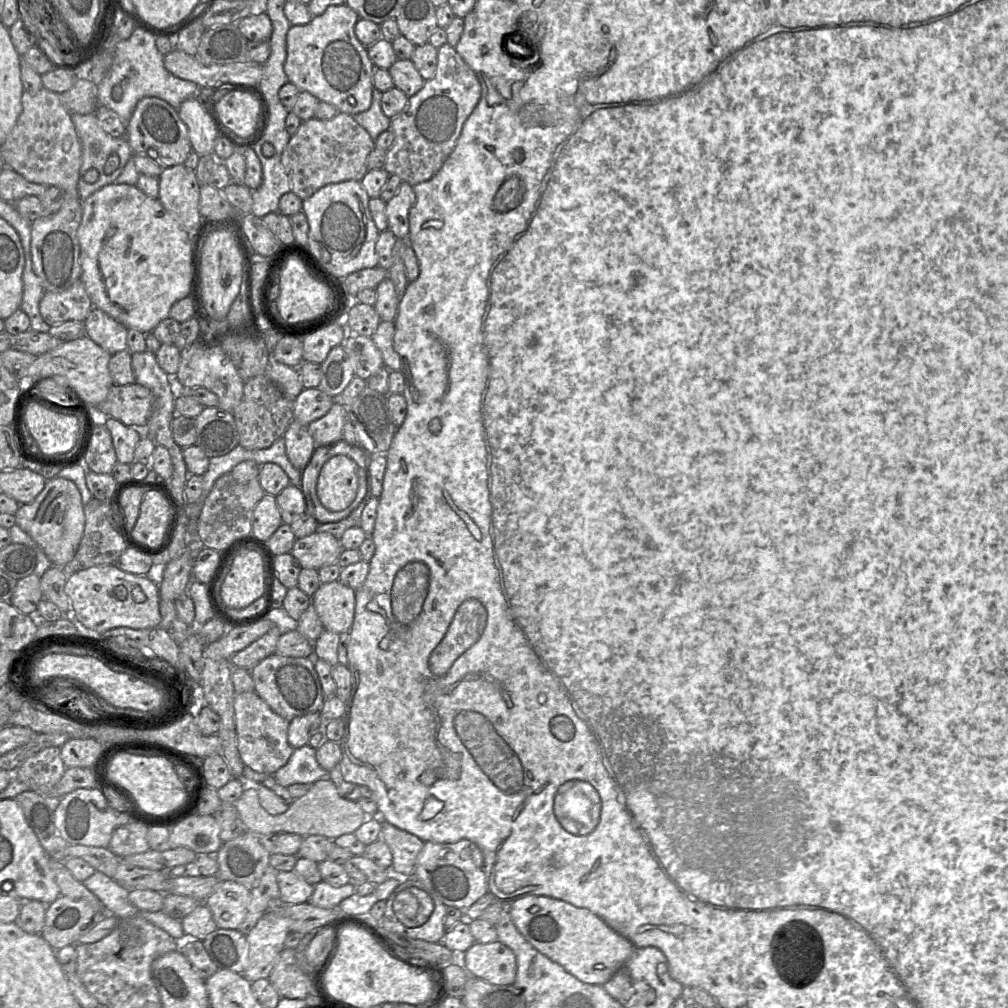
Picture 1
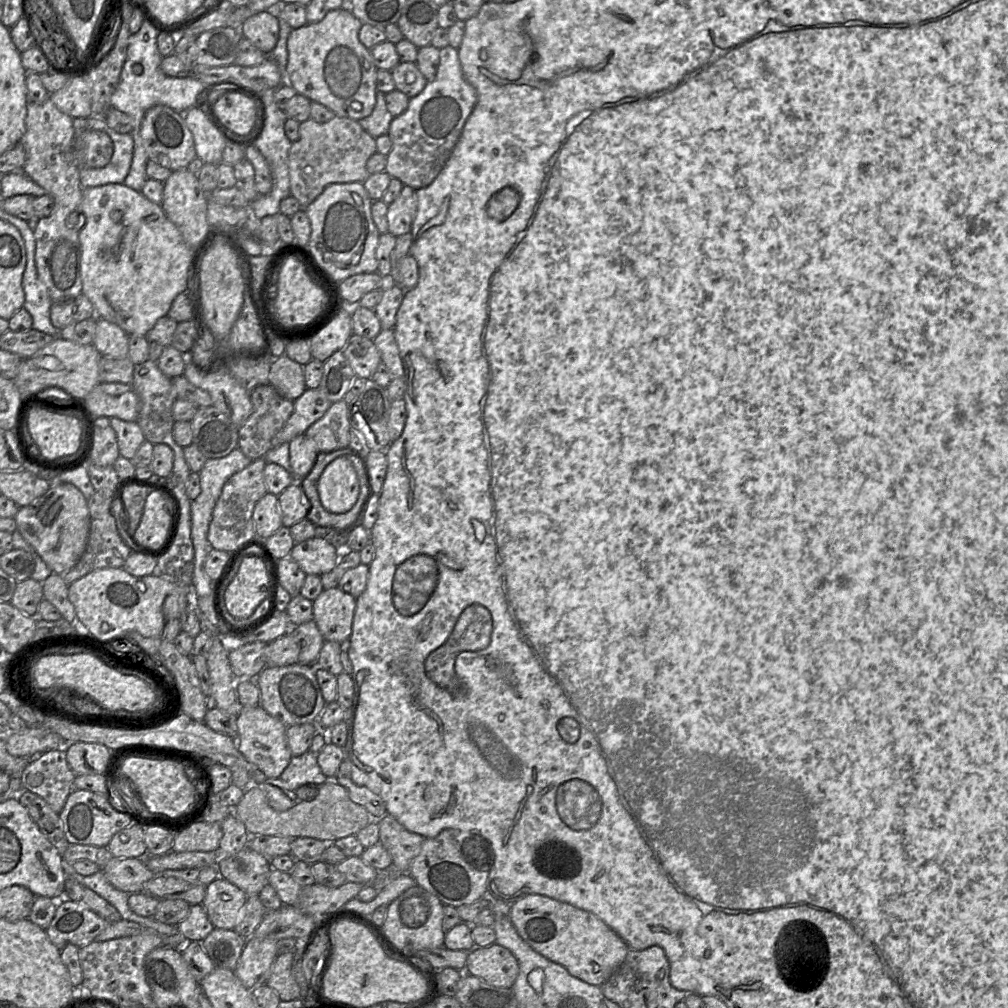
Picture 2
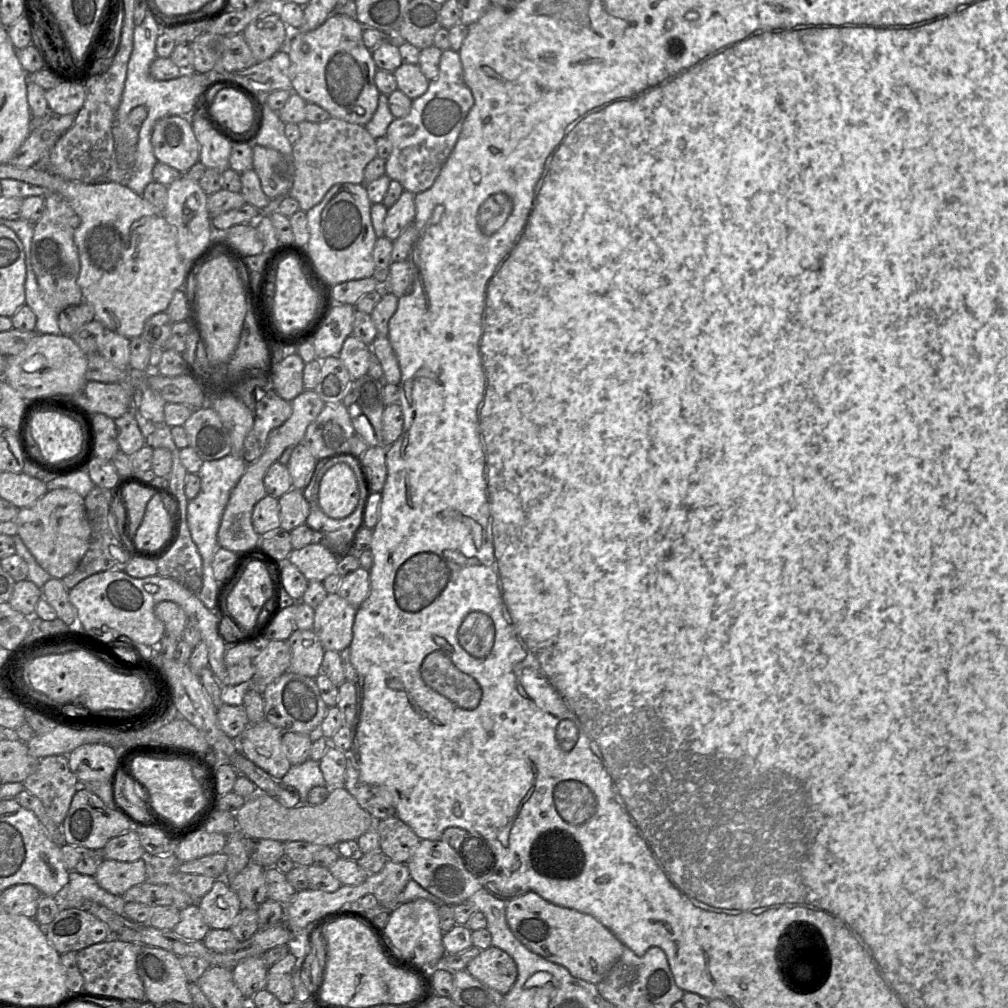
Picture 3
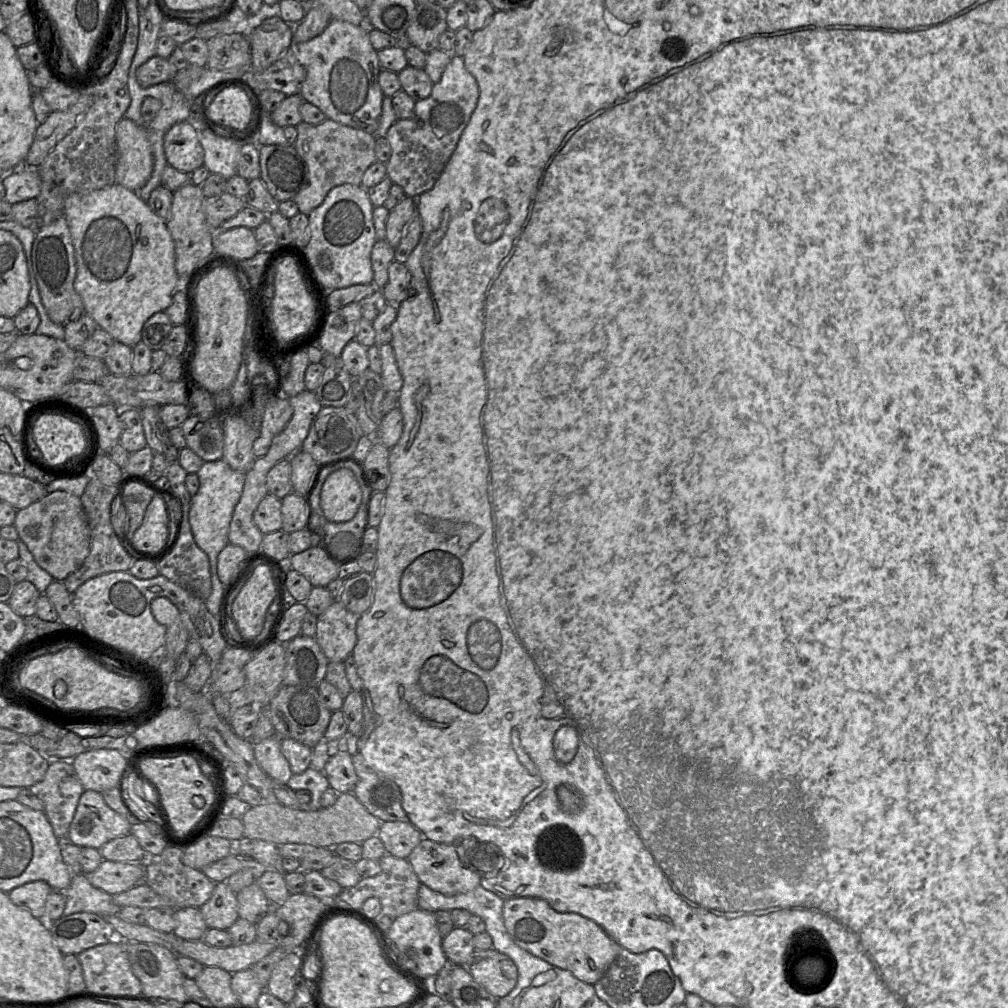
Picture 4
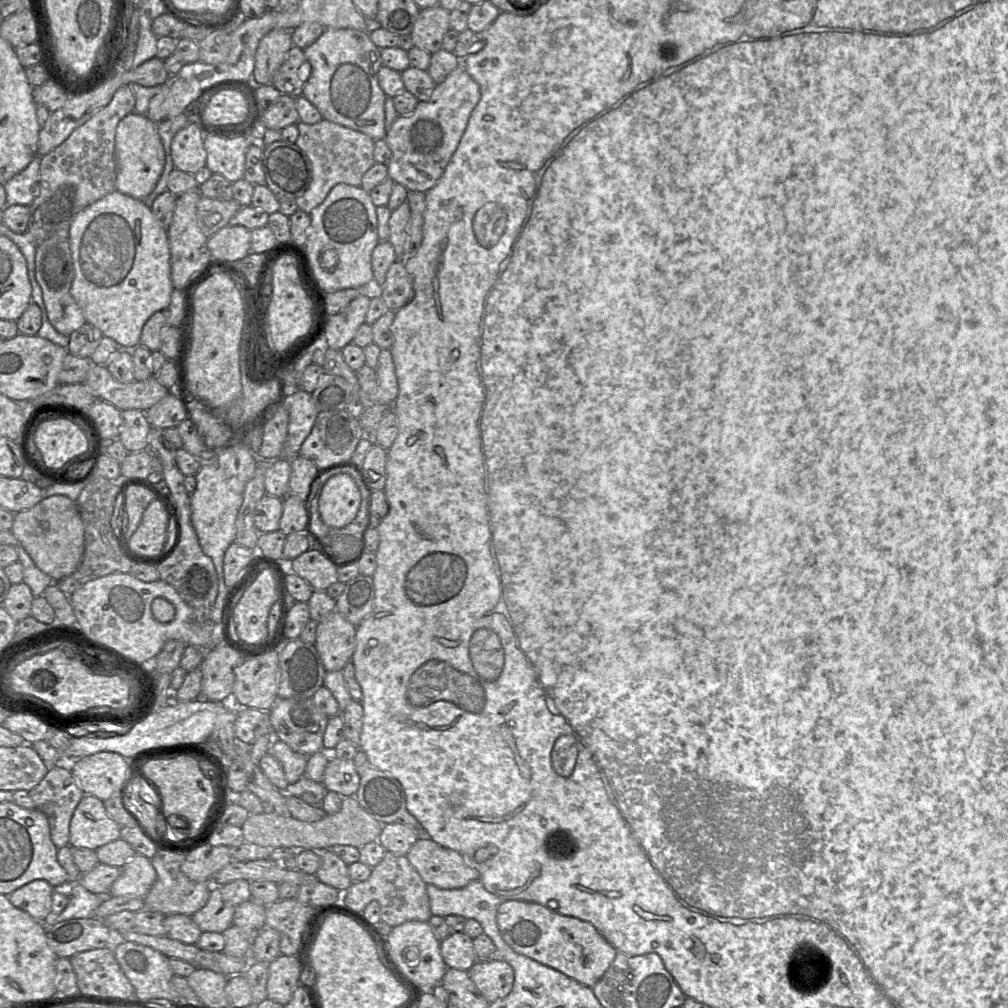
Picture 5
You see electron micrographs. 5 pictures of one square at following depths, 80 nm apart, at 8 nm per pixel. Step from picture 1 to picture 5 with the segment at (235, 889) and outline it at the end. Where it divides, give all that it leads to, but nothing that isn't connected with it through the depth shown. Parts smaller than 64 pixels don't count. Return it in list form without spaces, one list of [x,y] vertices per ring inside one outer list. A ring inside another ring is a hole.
[[[212,886],[205,906],[191,917],[202,932],[223,933],[233,924],[235,907],[223,899],[220,886]]]

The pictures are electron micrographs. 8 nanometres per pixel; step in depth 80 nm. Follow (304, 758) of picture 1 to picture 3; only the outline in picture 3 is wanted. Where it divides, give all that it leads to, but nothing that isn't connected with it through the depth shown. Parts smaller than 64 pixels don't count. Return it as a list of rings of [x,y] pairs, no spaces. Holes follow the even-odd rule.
[[[311,758],[299,765],[292,765],[281,779],[282,785],[290,785],[297,789],[301,805],[309,805],[308,794],[315,786],[326,786],[318,761]]]

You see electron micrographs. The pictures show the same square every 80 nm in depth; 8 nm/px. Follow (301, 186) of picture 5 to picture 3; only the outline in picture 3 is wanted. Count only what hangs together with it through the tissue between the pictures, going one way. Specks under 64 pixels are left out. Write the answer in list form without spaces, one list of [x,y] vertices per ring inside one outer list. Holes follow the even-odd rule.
[[[257,144],[252,149],[253,169],[266,196],[270,199],[288,196],[294,180],[292,155]]]

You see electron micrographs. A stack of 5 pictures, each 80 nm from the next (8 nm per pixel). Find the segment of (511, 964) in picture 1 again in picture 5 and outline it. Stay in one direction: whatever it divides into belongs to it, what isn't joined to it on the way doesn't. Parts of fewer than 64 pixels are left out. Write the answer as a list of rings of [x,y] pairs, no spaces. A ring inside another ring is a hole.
[[[505,960],[477,961],[468,974],[489,1003],[506,997],[515,980],[515,971]]]

